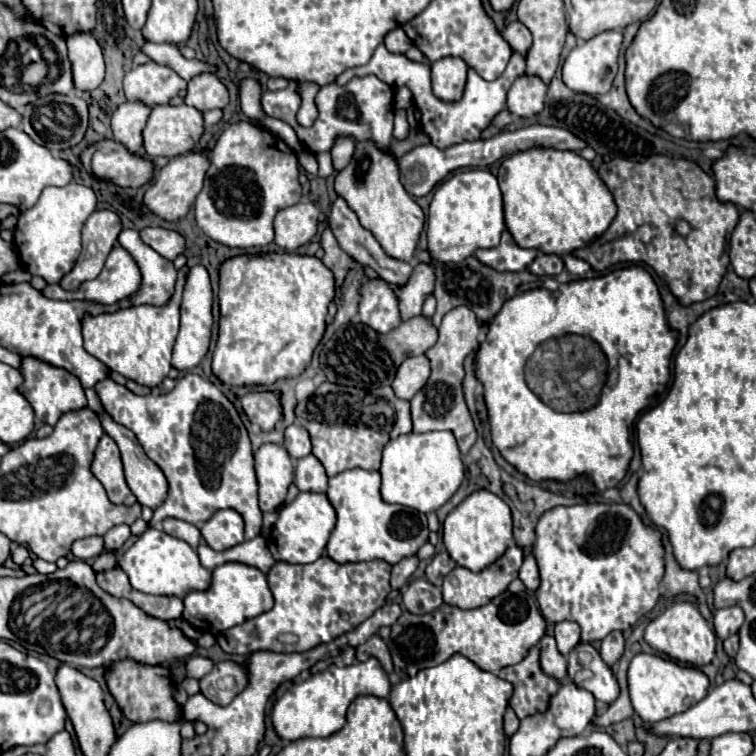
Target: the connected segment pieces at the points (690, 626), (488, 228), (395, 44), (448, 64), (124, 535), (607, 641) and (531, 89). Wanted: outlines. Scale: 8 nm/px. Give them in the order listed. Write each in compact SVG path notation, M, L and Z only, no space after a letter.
M682 600L682 602L674 602L670 604L658 618L654 618L644 632L644 640L658 652L668 654L670 658L688 662L692 666L702 666L712 662L714 658L714 648L716 648L716 636L710 630L708 622L704 620L704 616L700 614L698 606Z
M482 168L456 172L438 186L430 202L428 250L438 262L460 262L478 248L498 246L504 228L502 192L496 176Z
M398 26L398 28L394 28L392 32L388 32L388 34L386 34L384 44L386 44L386 48L388 48L390 52L396 52L396 54L404 54L404 52L412 46L410 38L406 36L406 32L404 32L400 26Z
M456 56L436 60L432 66L432 90L440 100L458 100L466 84L466 62Z
M118 524L116 528L110 528L110 530L104 534L104 548L106 548L106 550L120 550L130 536L132 536L130 526Z
M610 632L604 640L602 640L602 646L600 646L600 656L602 660L612 666L624 652L624 636L622 632Z
M522 74L508 90L508 110L516 116L530 118L544 108L546 84L538 76Z

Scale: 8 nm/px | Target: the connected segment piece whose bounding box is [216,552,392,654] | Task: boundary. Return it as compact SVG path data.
M326 552L312 564L296 566L286 562L276 562L268 572L268 586L274 592L274 608L238 624L222 634L218 634L218 644L228 654L252 654L256 650L272 650L272 652L308 652L320 644L328 644L340 638L346 632L354 630L356 616L358 624L362 624L368 616L372 616L378 608L386 604L390 594L390 570L392 566L384 560L372 562L356 562L356 564L336 564Z

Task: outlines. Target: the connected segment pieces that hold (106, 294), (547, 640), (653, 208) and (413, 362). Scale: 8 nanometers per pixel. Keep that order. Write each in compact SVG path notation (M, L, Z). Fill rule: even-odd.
M120 244L114 246L110 252L102 272L98 278L84 282L78 290L64 290L58 284L46 286L42 290L44 296L54 300L94 300L102 304L114 304L132 292L136 292L140 286L140 270L130 256L126 248Z
M546 634L540 640L540 650L542 650L542 654L540 654L540 666L542 666L542 670L548 676L564 680L566 678L566 658L558 652L554 636Z
M654 154L644 162L614 158L608 164L602 164L598 174L612 192L618 204L618 214L602 236L598 236L592 244L574 250L572 256L586 260L598 272L618 262L646 262L670 286L670 292L684 306L714 296L728 268L726 238L732 234L740 216L732 202L720 202L716 198L714 178L686 158L668 158L662 154Z
M410 356L404 360L392 382L394 394L402 400L412 400L430 376L430 362L426 356Z

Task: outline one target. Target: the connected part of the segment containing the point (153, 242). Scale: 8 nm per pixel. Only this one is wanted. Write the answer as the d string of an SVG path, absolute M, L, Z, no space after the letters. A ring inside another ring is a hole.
M144 228L140 232L140 238L144 244L154 248L158 254L162 254L168 260L174 260L178 254L184 252L184 238L172 230Z

